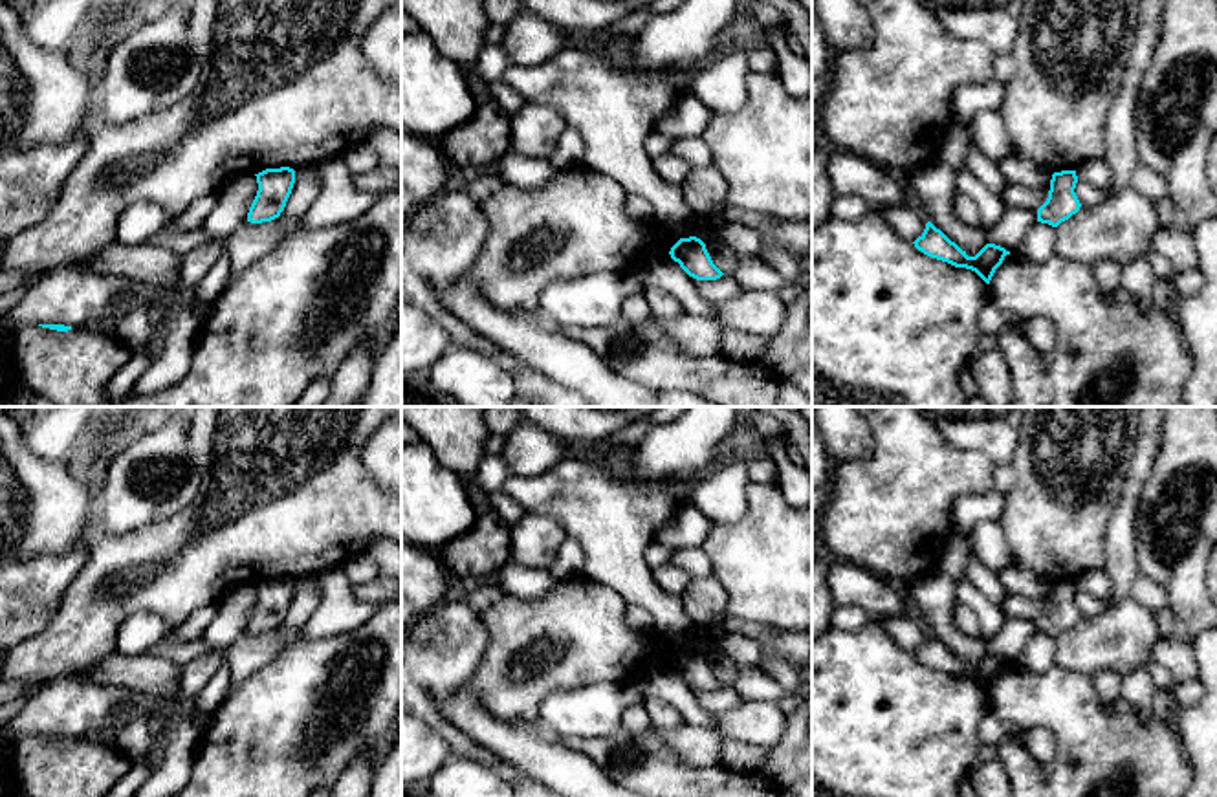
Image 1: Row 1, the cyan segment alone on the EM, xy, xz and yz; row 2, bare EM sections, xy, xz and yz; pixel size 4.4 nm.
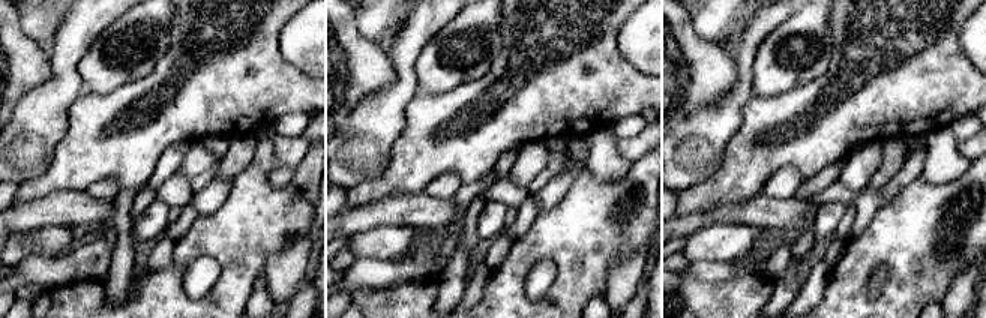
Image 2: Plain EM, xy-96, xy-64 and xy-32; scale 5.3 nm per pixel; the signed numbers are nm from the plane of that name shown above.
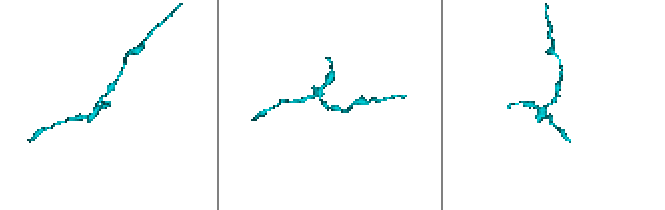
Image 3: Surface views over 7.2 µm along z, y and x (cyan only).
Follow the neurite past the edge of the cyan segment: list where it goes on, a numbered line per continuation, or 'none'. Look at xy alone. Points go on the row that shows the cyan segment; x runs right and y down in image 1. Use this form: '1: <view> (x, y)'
none

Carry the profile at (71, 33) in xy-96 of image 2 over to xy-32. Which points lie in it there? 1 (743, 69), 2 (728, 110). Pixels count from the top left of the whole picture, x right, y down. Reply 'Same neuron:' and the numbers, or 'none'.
Same neuron: 1, 2

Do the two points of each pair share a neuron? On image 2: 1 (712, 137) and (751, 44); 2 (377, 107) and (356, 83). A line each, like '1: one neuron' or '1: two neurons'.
1: one neuron
2: two neurons

